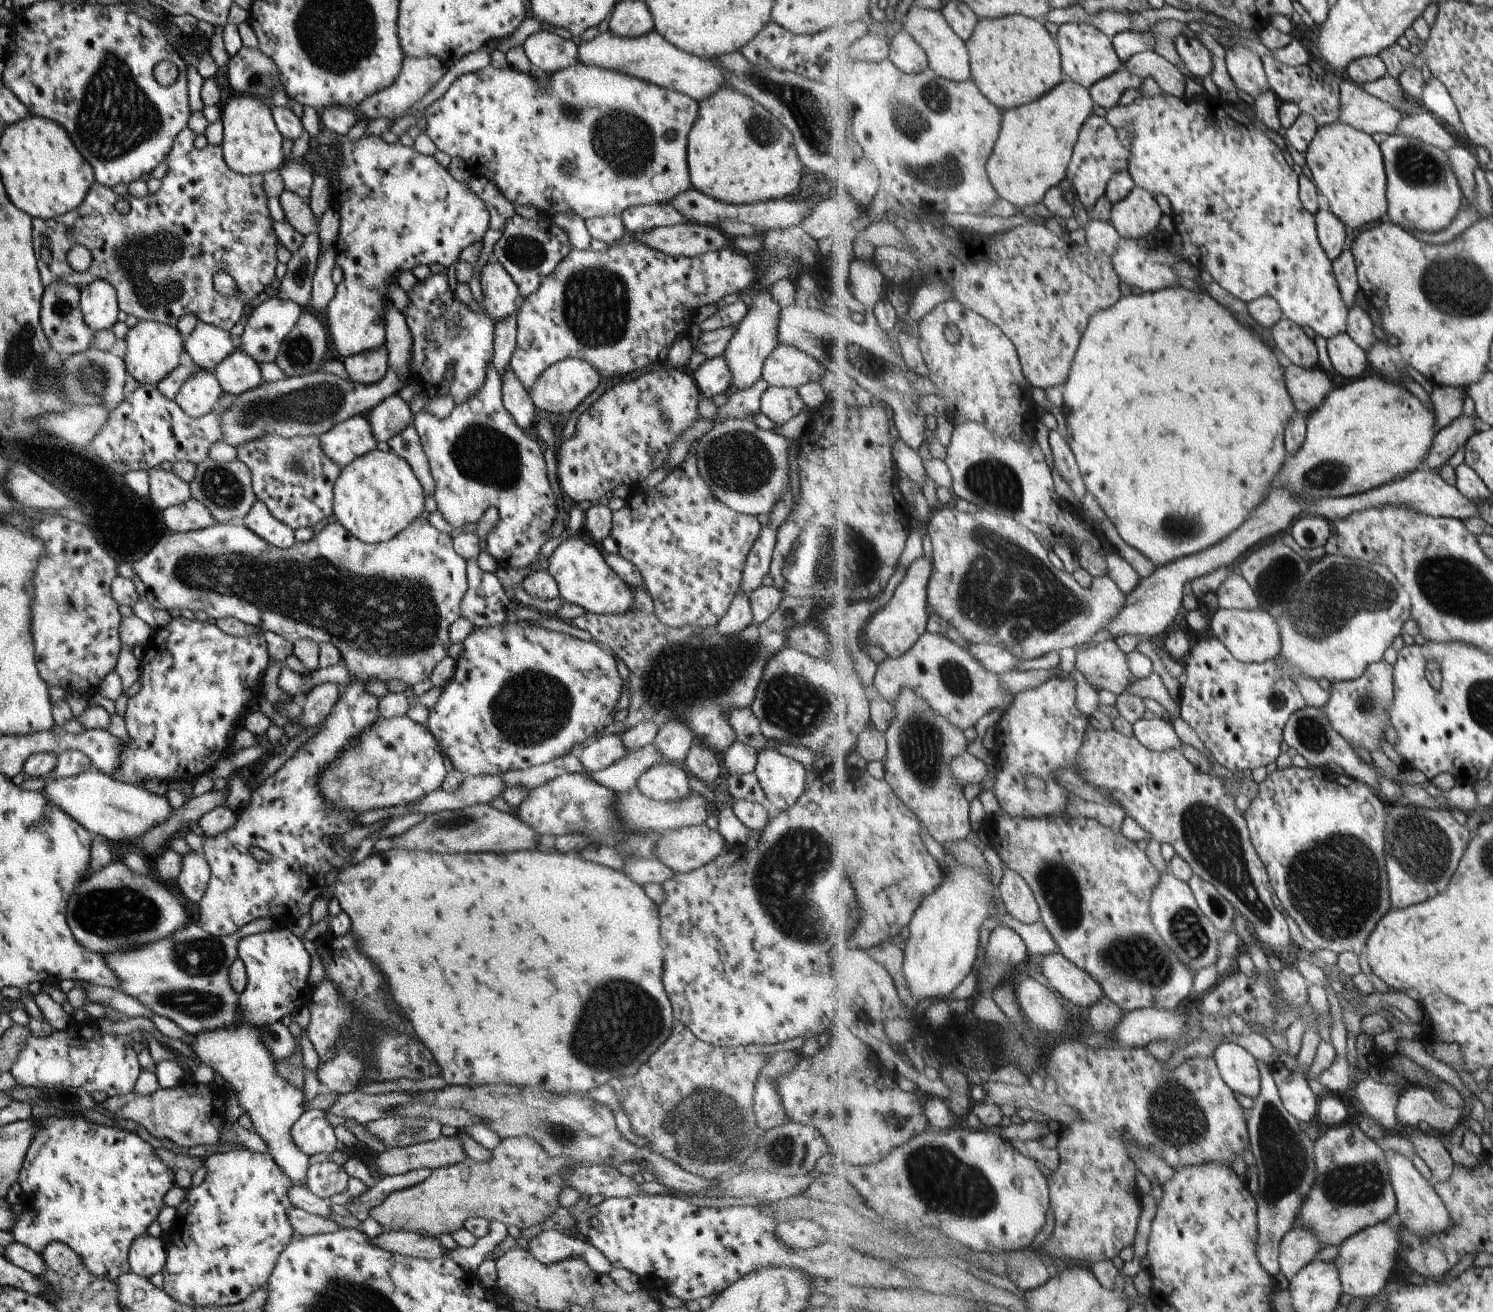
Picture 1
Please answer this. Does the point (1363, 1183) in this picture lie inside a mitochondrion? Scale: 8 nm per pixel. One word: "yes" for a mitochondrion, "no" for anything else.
yes

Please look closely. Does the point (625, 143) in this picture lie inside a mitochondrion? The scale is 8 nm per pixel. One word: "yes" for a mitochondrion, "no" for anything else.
yes

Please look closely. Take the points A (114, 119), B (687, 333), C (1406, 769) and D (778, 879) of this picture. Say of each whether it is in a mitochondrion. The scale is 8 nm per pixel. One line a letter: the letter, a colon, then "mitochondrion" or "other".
A: mitochondrion
B: other
C: other
D: mitochondrion

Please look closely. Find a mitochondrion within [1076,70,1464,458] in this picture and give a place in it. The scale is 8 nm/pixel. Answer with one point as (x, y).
(1415, 166)

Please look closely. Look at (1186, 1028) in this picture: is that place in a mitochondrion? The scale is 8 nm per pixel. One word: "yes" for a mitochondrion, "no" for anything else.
no

